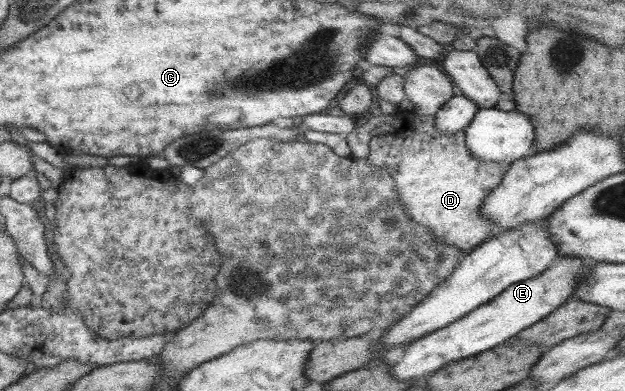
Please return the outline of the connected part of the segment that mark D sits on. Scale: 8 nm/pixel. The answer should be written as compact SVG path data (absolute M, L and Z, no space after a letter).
M397 111L393 116L394 118L392 118L390 122L382 123L370 131L369 153L366 160L368 160L368 163L390 174L394 182L394 190L396 190L396 194L398 194L398 202L402 205L402 210L410 216L410 220L422 226L426 226L426 228L430 228L430 234L434 236L434 240L437 239L438 242L442 242L448 246L454 246L458 248L458 250L462 250L462 254L464 255L472 248L475 248L479 243L483 243L493 234L494 224L492 224L488 218L482 218L482 214L480 214L480 210L478 209L480 209L480 205L482 205L482 199L484 199L494 187L499 185L500 179L502 179L502 175L504 175L504 170L500 165L496 164L496 162L484 162L478 160L478 158L474 158L474 156L470 156L470 152L468 152L468 148L466 148L466 144L464 144L464 130L460 130L454 134L442 134L442 132L438 132L438 130L434 128L434 116L416 116L413 111Z

